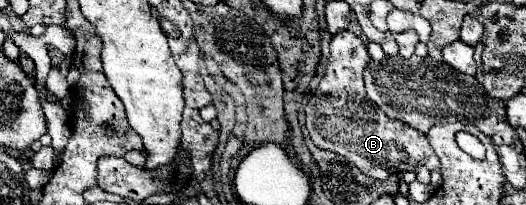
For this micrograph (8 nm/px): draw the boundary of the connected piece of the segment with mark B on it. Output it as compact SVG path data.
M340 30L332 38L330 50L332 56L326 74L306 106L306 128L312 142L318 148L348 158L362 174L374 180L384 180L392 172L416 170L418 166L438 170L438 156L432 152L426 136L404 122L388 118L366 98L364 70L368 68L370 54L362 40L348 30Z

